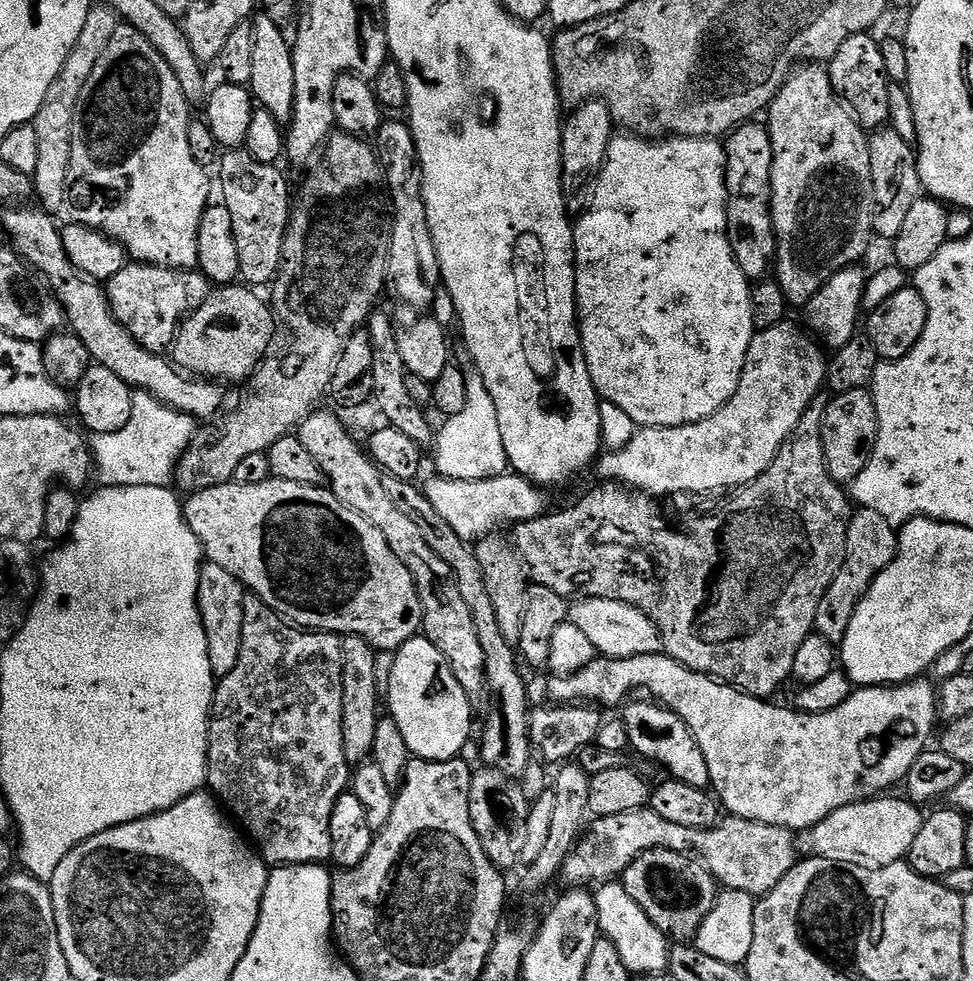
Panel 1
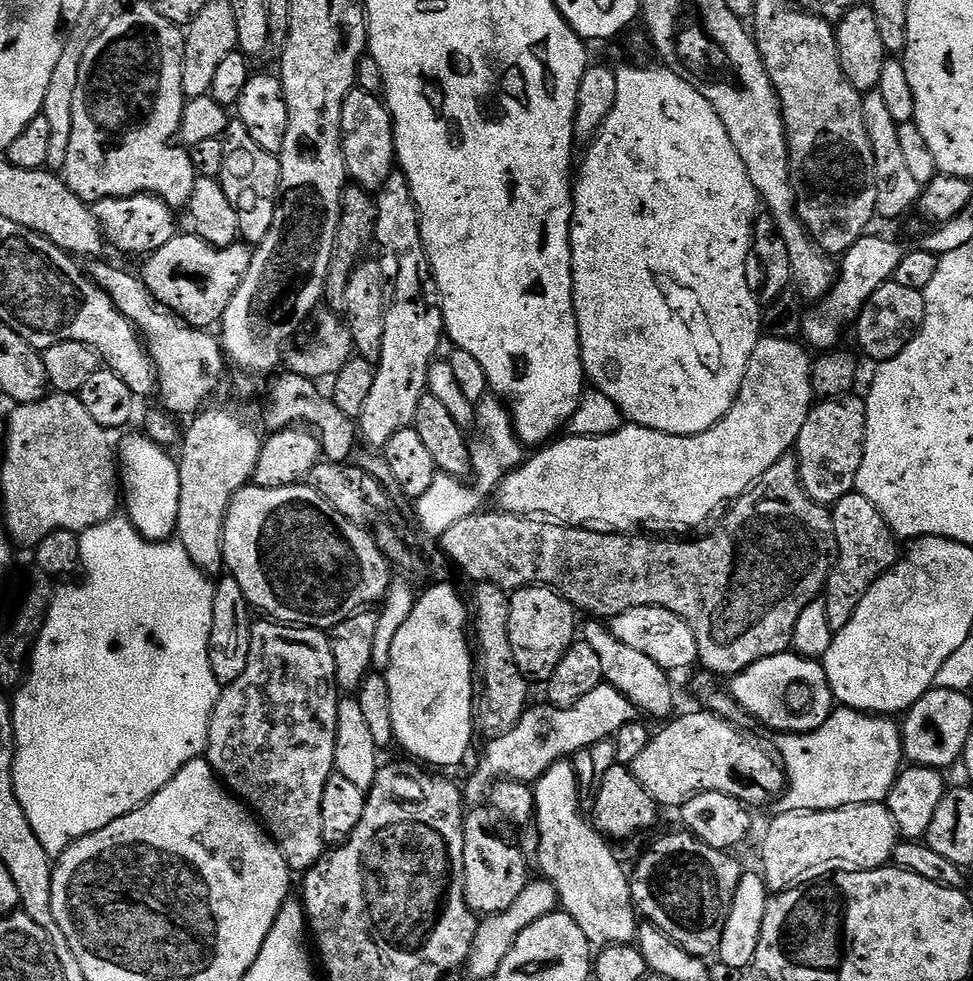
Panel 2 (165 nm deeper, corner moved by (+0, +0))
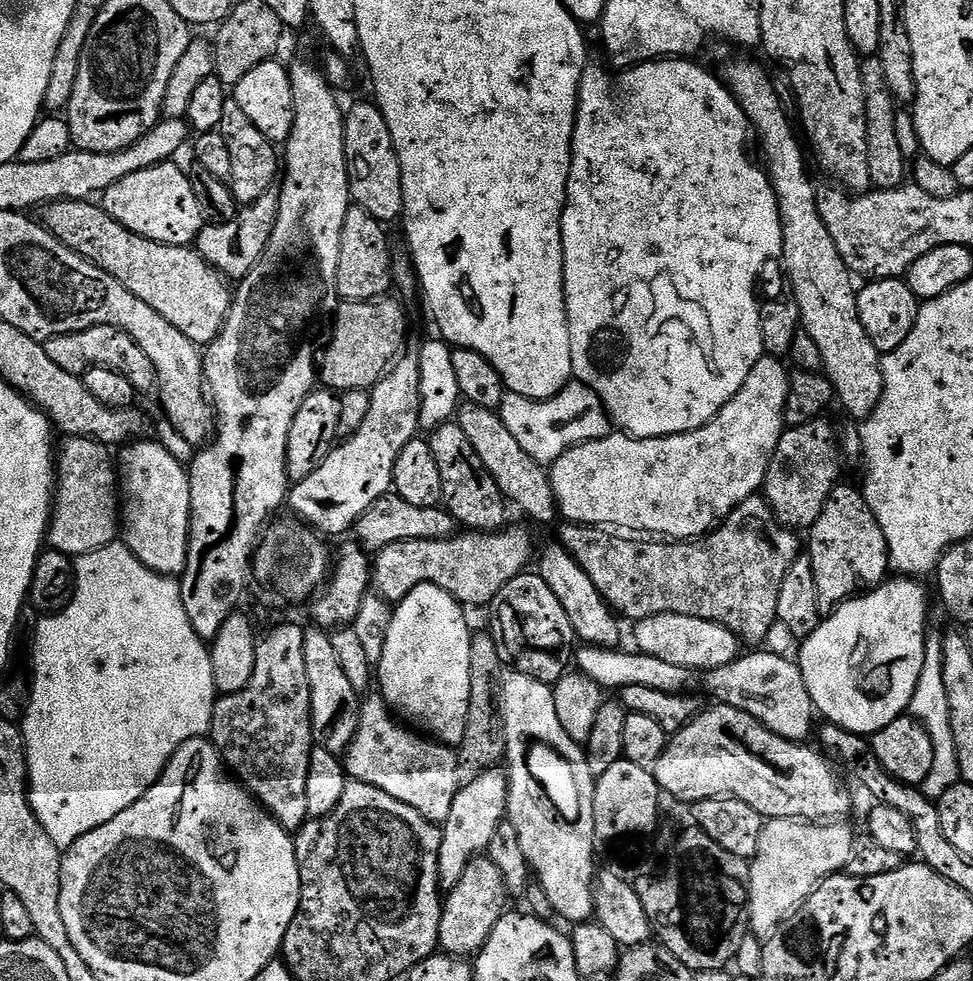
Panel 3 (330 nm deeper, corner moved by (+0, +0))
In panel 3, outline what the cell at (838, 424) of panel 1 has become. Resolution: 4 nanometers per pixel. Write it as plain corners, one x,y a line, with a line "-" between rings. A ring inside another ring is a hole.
821,418
797,428
788,428
782,434
778,450
774,450
774,458
764,475
762,495
785,528
811,529
818,514
822,514
822,506
837,484
841,483
842,444
838,439
838,432
826,421
827,419

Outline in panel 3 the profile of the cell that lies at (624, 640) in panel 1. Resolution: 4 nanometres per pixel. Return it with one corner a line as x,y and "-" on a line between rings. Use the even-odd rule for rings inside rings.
658,614
635,621
634,628
635,647
643,655
662,658
662,662
688,668
691,672
703,674
718,666
726,666
738,659
742,652
742,642
733,632
726,630
726,626
702,618
690,618
686,614

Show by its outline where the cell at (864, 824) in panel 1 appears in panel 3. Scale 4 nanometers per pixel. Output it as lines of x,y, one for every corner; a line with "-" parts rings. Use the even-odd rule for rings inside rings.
768,820
748,870
748,923
751,935
763,942
800,911
805,899
829,876
847,869
857,837
844,822

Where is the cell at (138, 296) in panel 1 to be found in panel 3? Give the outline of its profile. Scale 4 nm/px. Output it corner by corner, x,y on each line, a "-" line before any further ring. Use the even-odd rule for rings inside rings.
268,192
262,198
258,198
258,202
243,205
236,216
224,224
205,223
200,233
196,235
194,247
200,253
200,257
210,267
218,269
225,278
233,278
232,276
242,278
264,255
276,225
279,209
277,193

